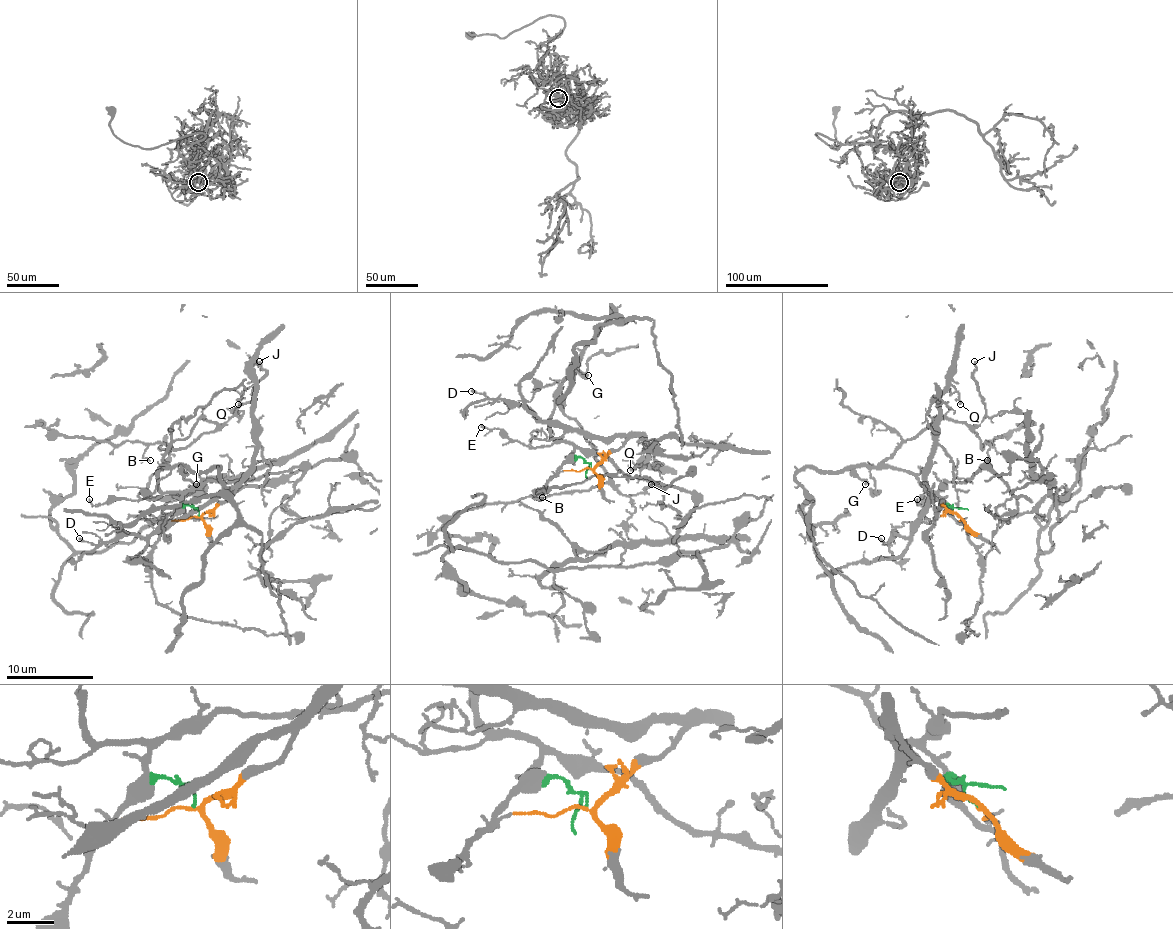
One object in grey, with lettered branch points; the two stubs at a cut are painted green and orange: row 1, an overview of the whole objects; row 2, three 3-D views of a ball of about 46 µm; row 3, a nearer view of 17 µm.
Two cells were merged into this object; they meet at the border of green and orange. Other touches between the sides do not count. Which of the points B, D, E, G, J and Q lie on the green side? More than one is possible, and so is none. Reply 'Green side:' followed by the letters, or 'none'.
Green side: B, E, G, J

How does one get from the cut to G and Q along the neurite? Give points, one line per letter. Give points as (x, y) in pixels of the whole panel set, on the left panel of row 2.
G: (198, 516), (176, 492), (159, 487), (159, 472), (183, 465), (183, 476), (196, 485)
Q: (198, 516), (209, 513), (235, 492), (255, 450), (255, 387), (251, 385), (242, 393), (238, 404)

